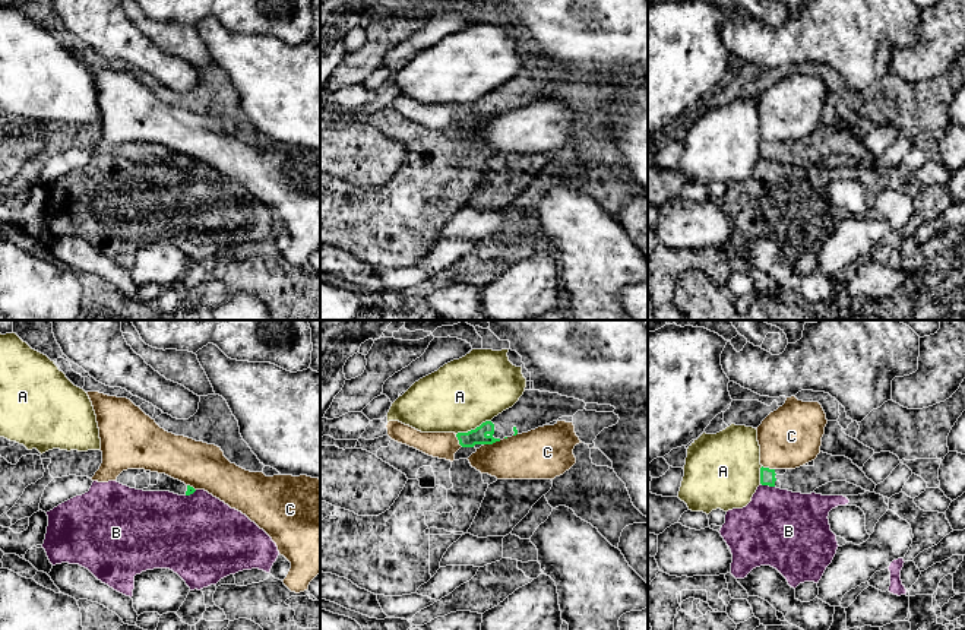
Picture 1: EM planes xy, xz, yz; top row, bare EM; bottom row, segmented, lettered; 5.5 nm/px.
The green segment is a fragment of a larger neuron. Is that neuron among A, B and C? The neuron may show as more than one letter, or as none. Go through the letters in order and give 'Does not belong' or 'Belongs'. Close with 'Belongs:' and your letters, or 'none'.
A: Does not belong
B: Does not belong
C: Does not belong
Belongs: none

